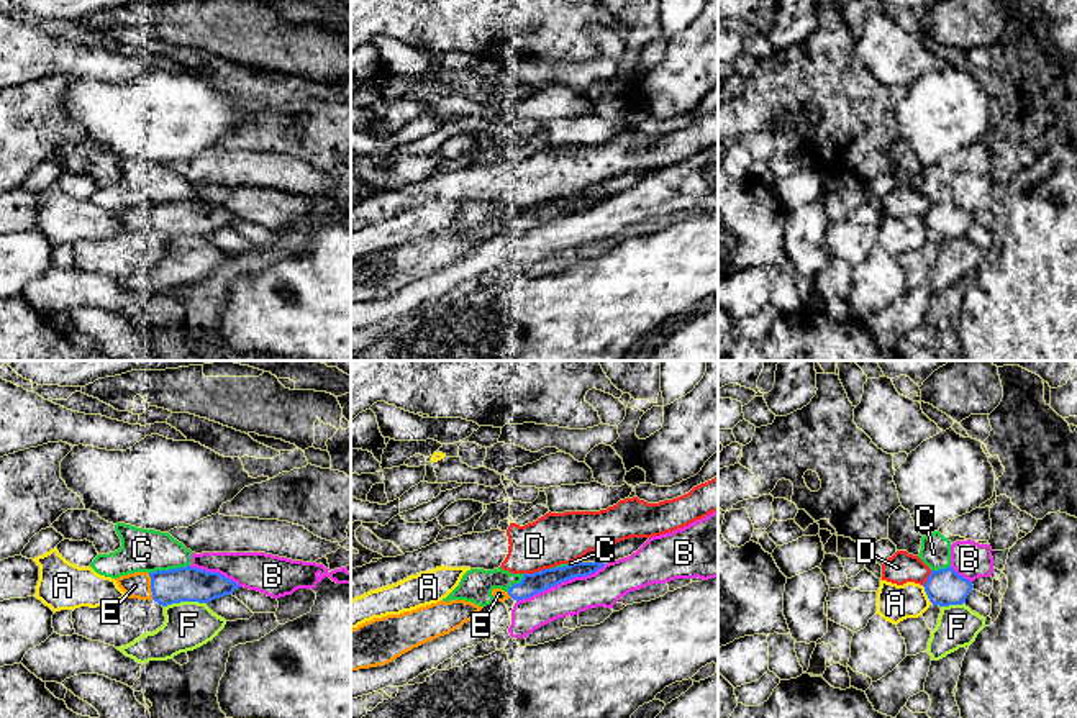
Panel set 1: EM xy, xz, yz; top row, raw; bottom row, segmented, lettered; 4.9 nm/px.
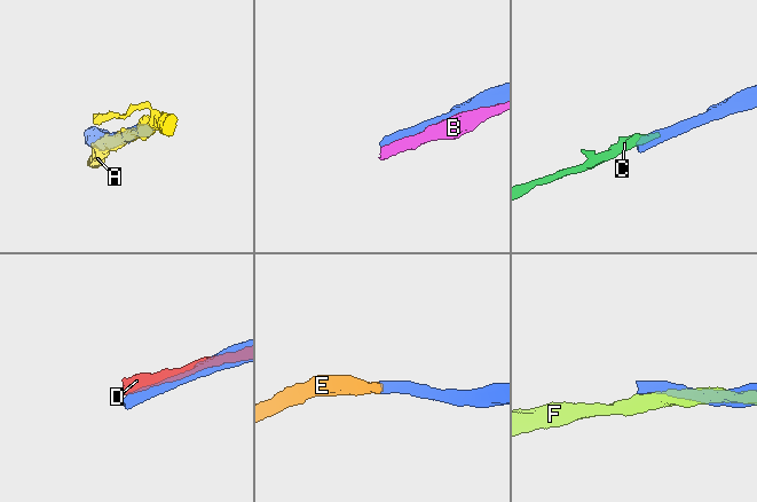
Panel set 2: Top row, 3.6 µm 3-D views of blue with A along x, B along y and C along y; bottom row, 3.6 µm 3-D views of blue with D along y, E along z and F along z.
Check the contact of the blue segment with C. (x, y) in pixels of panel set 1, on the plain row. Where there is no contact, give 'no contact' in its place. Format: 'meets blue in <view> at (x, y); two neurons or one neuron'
meets blue in xy at (169, 202); two neurons

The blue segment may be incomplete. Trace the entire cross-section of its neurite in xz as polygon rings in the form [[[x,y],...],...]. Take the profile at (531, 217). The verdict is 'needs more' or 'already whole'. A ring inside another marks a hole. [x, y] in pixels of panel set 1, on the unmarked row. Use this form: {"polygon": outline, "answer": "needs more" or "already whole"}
{"polygon": [[[574,195],[564,200],[525,207],[520,216],[513,216],[507,225],[502,221],[493,221],[492,228],[495,229],[495,234],[505,234],[508,231],[516,234],[525,233],[574,210],[595,207],[603,198],[603,195]]], "answer": "needs more"}

